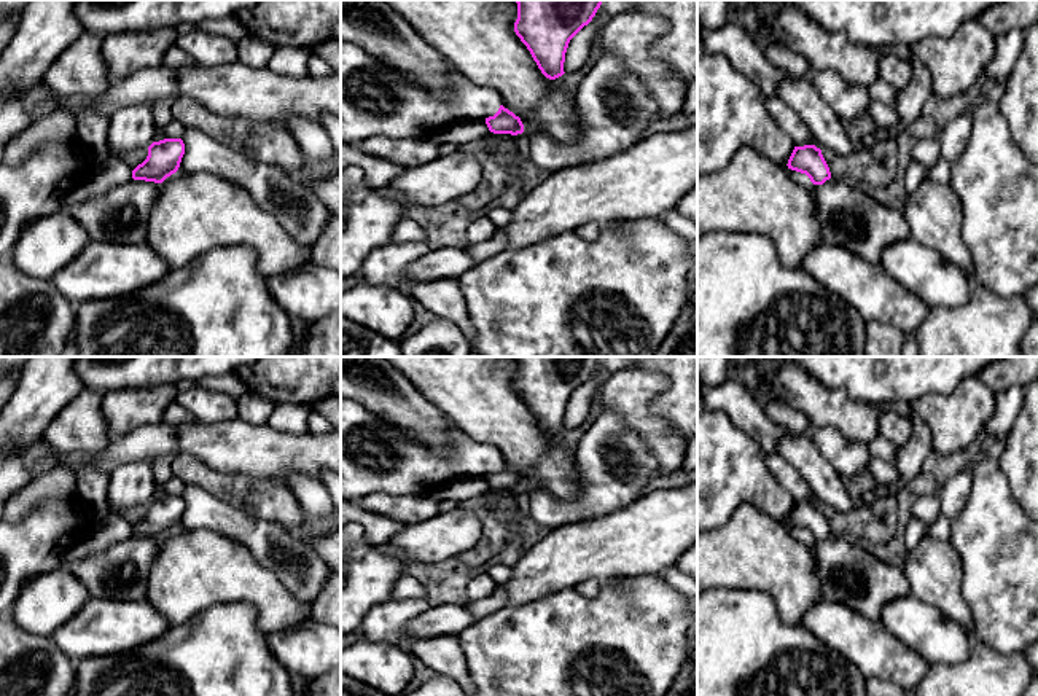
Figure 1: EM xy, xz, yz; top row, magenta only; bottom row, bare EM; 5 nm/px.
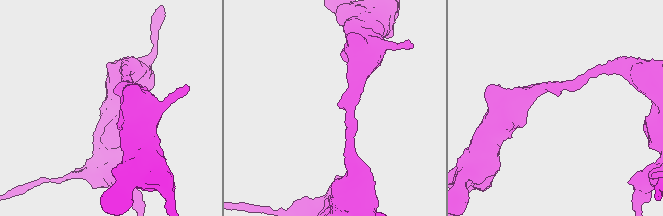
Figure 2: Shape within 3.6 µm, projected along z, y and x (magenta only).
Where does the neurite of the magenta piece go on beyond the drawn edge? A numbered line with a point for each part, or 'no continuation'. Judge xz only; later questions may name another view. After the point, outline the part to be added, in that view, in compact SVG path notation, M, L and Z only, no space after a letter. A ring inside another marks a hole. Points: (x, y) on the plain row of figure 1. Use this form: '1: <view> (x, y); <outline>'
no continuation

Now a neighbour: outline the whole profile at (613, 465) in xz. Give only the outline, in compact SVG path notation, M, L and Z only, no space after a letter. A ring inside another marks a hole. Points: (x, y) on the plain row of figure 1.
M597 408L595 419L575 449L576 495L570 500L560 500L549 492L529 492L529 514L530 519L549 530L603 516L640 499L659 475L656 457L642 436L629 428L618 413Z

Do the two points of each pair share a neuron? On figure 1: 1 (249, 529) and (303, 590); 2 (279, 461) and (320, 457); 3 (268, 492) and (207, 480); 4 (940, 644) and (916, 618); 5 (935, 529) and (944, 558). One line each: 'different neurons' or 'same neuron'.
1: same neuron
2: same neuron
3: same neuron
4: same neuron
5: different neurons

